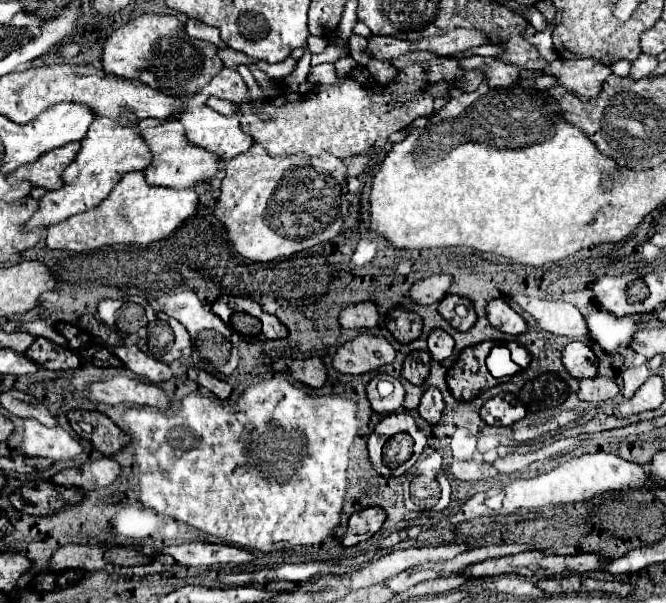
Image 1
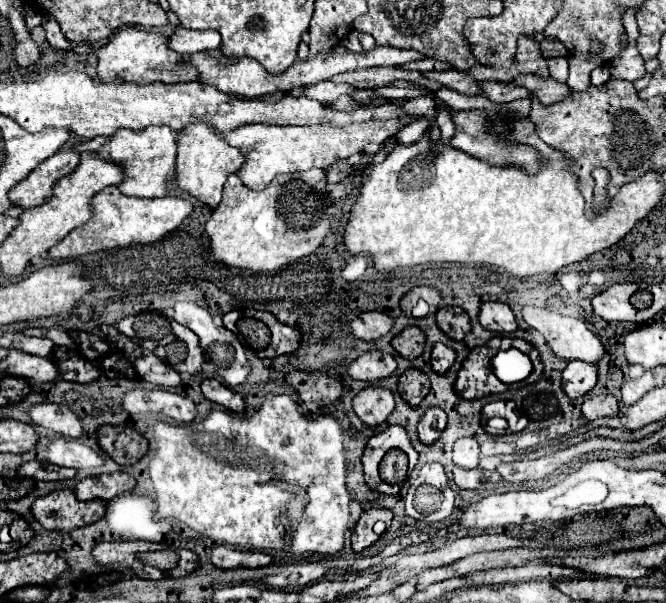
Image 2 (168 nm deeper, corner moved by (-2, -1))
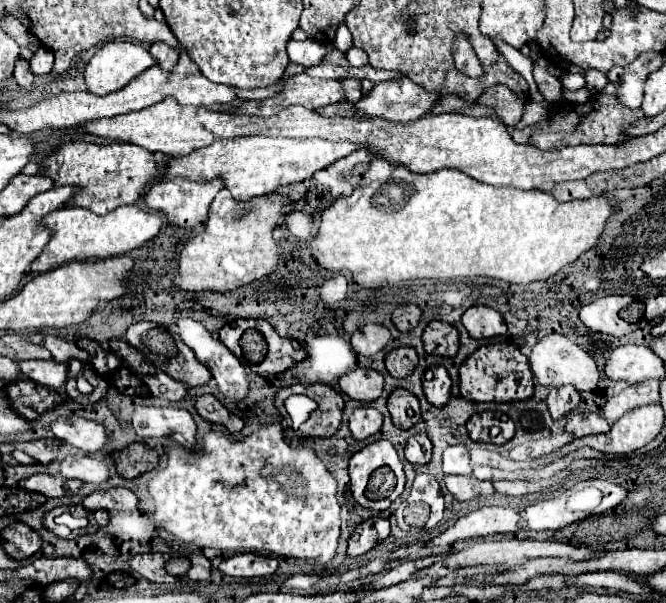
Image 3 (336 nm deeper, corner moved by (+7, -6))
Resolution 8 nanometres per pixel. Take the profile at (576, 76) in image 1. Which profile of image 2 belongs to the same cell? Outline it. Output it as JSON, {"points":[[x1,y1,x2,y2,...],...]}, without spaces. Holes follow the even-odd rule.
{"points":[[524,74,524,76,514,78,514,84,532,90,532,96,538,98,542,104,560,102,560,100,564,100,566,96,570,96,570,92,572,92,572,88,570,88,568,84,560,84,560,82,552,80,552,78,530,76,530,74]]}

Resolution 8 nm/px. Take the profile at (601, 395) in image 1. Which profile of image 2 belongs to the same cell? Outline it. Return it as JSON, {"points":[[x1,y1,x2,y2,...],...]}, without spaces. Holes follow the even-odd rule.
{"points":[[592,394,584,400,582,414,588,420,600,418,600,416,614,416,614,414,618,414,618,400,612,394,600,394,600,396]]}

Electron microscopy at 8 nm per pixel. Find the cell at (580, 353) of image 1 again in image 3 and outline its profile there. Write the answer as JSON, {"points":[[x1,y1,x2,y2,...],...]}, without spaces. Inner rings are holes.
{"points":[[563,385,555,389,555,393,549,393,547,397,549,413,553,419,563,419,567,413,571,413,579,405,579,401,581,401,579,391,573,385]]}

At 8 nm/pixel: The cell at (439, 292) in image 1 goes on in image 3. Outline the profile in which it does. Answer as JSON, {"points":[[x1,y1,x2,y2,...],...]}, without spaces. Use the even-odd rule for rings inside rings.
{"points":[[399,305,393,315,393,325,399,329,399,331,411,331,417,327,419,319,421,319,421,309,415,307,415,305]]}

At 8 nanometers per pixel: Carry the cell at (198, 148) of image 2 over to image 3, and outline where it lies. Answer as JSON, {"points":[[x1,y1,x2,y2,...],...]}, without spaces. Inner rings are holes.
{"points":[[177,177,177,179,165,179,159,183,153,183,153,187,145,193,143,201,149,211,161,211,167,217,167,223,171,227,191,229,191,227,207,221,209,205,221,189,223,189,223,181,219,181,219,179,215,179,211,183,195,183,195,181]]}

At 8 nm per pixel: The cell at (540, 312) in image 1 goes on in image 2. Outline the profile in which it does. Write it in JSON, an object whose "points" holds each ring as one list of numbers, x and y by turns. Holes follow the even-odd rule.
{"points":[[526,306,524,318,546,338,554,354,560,358,598,364,600,356,604,354,604,346,600,344,600,340,578,318,570,318,536,306],[540,312,544,312,542,318]]}

